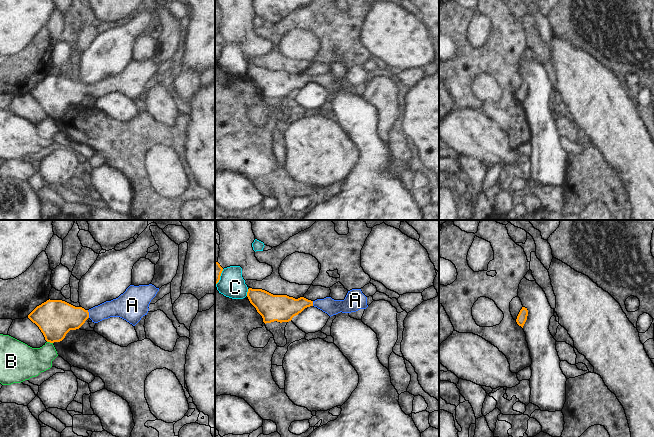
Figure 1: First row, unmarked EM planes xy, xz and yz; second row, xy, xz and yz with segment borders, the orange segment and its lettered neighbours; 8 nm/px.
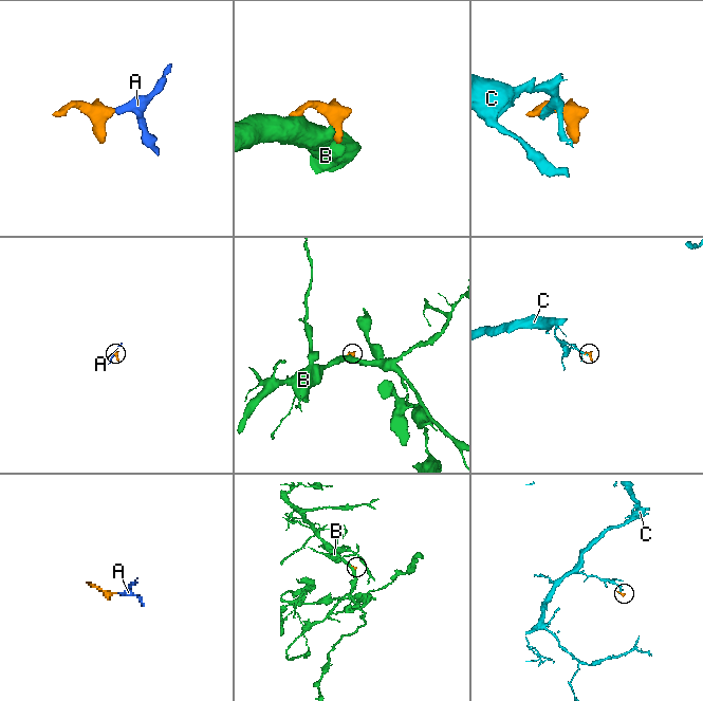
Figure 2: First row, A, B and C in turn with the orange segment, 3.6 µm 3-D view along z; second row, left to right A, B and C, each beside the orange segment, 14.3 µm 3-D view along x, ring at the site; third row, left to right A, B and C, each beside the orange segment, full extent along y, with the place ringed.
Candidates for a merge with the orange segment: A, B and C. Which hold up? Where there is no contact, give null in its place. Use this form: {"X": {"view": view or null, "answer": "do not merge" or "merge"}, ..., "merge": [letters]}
{"A": {"view": "xy", "answer": "merge"}, "B": {"view": "xy", "answer": "do not merge"}, "C": {"view": "xz", "answer": "do not merge"}, "merge": ["A"]}

